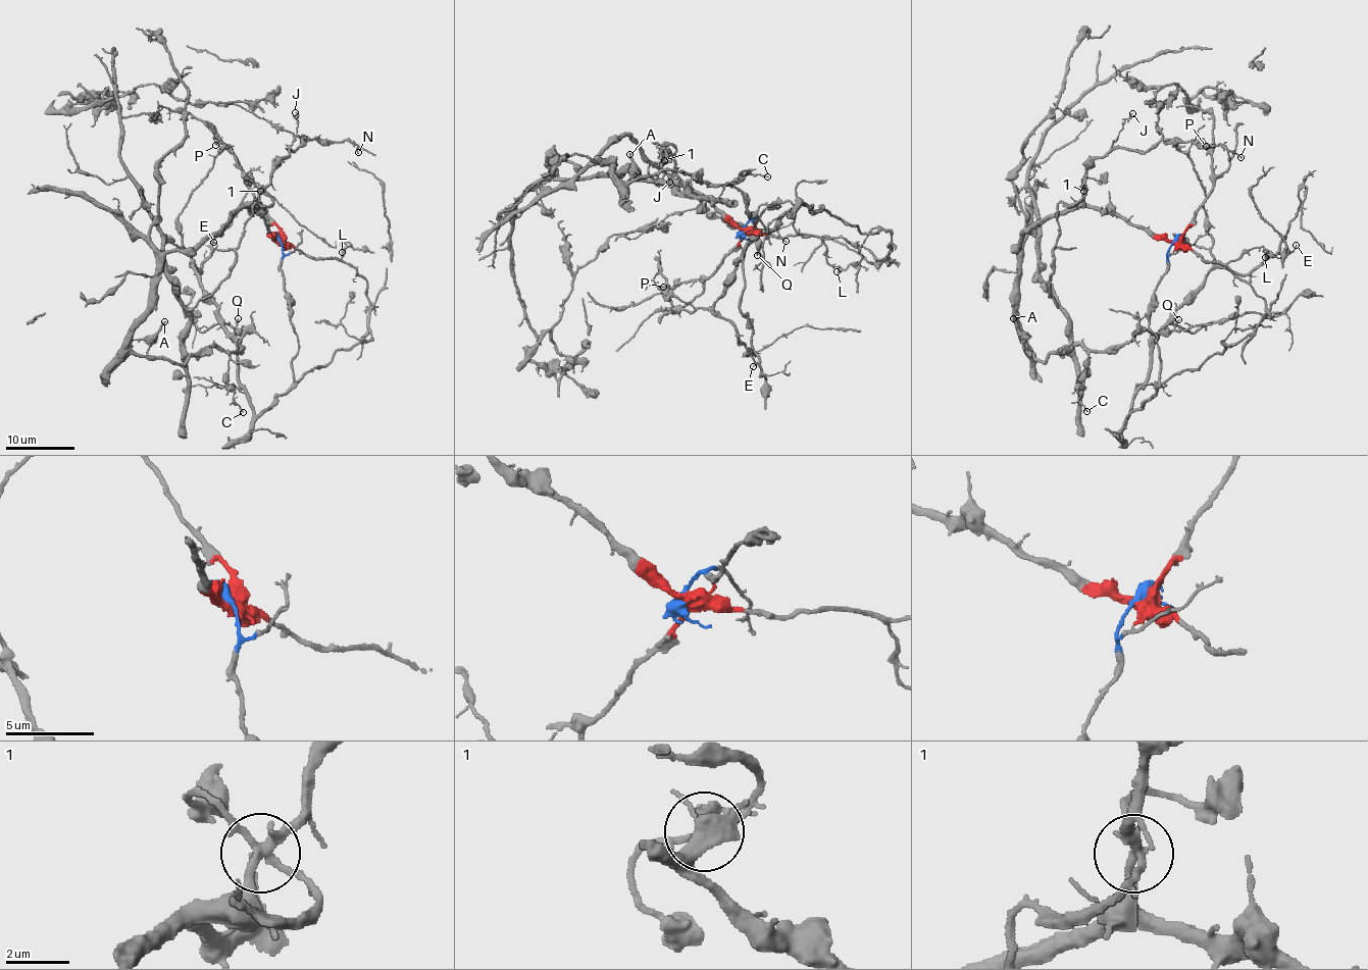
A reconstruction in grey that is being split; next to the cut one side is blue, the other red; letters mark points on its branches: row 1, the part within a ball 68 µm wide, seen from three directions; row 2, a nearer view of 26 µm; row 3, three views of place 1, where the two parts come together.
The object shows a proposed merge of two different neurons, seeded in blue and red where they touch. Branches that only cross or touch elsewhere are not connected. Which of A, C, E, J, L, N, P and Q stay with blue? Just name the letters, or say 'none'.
E, P

